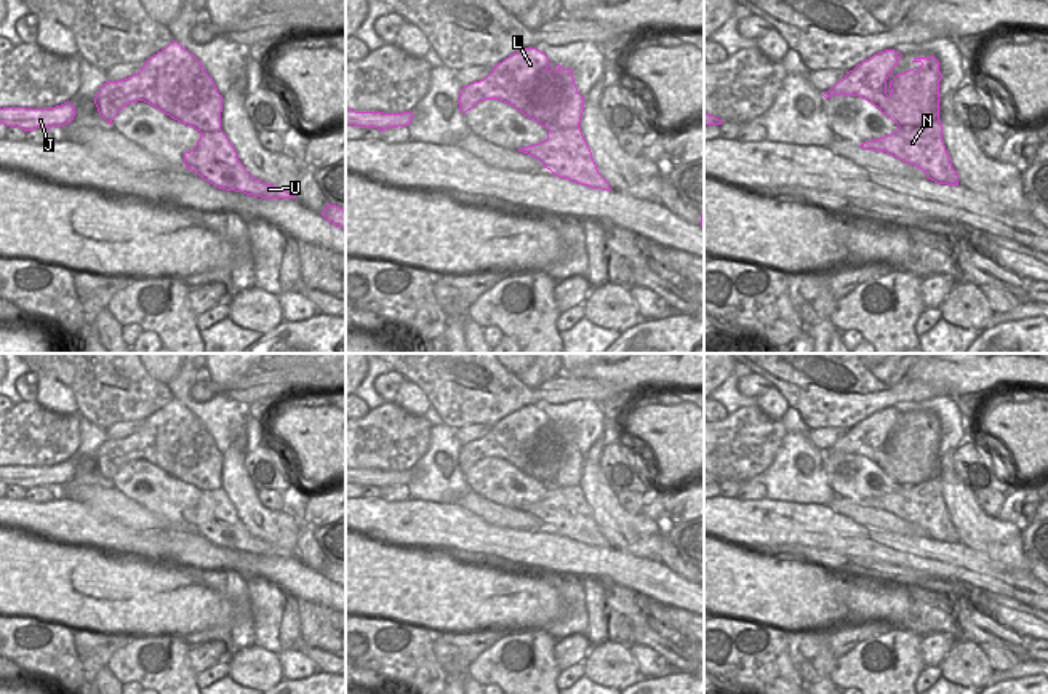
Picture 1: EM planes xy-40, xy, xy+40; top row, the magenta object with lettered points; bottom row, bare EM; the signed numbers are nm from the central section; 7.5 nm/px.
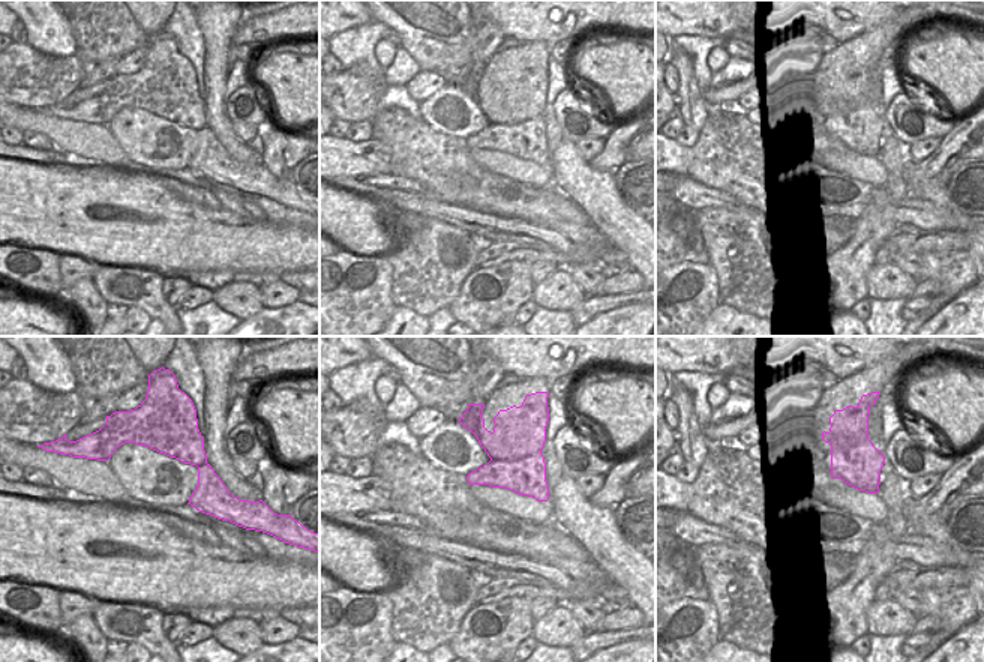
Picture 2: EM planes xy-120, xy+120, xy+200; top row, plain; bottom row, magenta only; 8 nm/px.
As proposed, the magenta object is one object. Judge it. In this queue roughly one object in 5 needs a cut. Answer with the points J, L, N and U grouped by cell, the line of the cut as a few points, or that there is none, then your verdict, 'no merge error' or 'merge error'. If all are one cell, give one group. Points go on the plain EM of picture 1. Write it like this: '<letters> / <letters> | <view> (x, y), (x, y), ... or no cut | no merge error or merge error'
J L / N U | xy+40 (938, 477), (900, 486) | merge error

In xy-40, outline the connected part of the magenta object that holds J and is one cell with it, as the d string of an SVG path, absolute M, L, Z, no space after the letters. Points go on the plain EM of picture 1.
M67 459L48 467L3 465L0 467L0 481L16 485L24 489L35 486L64 485L75 475L75 465Z

